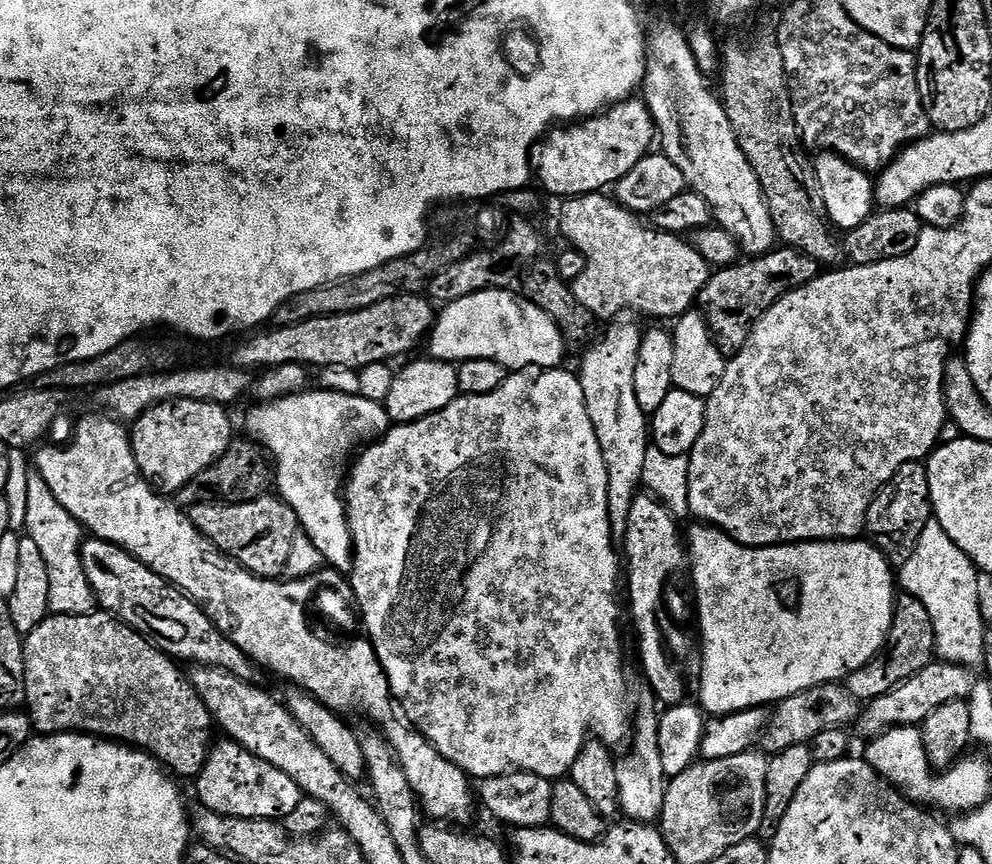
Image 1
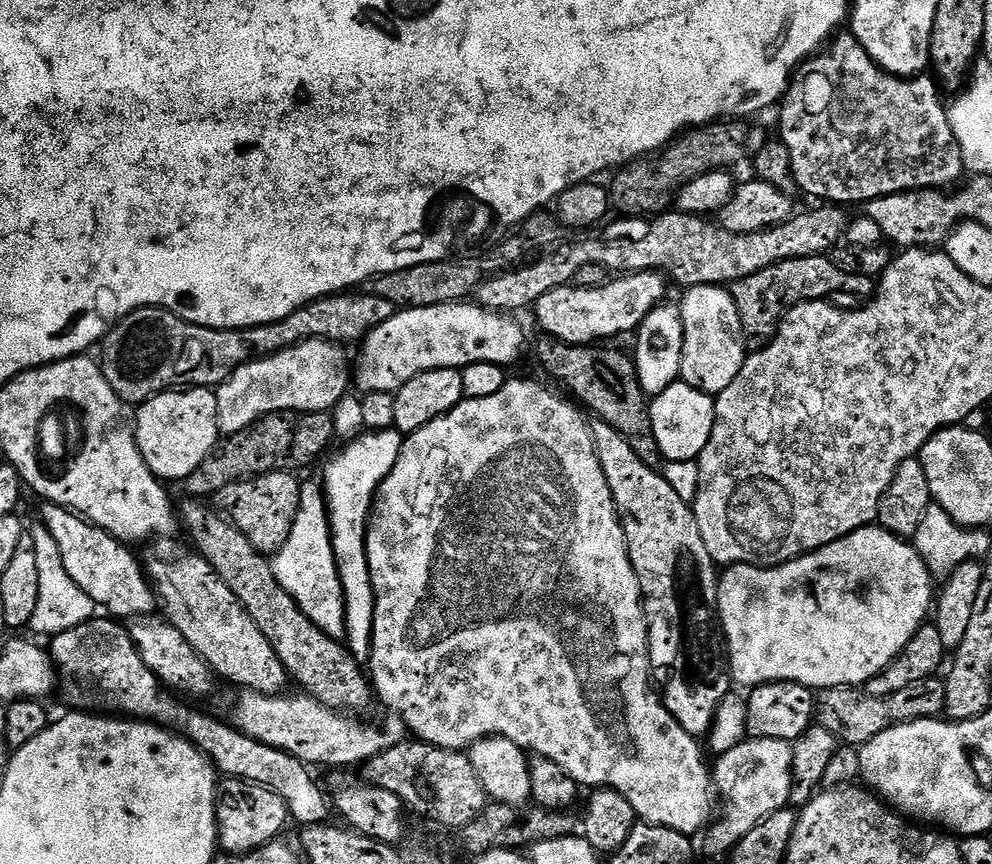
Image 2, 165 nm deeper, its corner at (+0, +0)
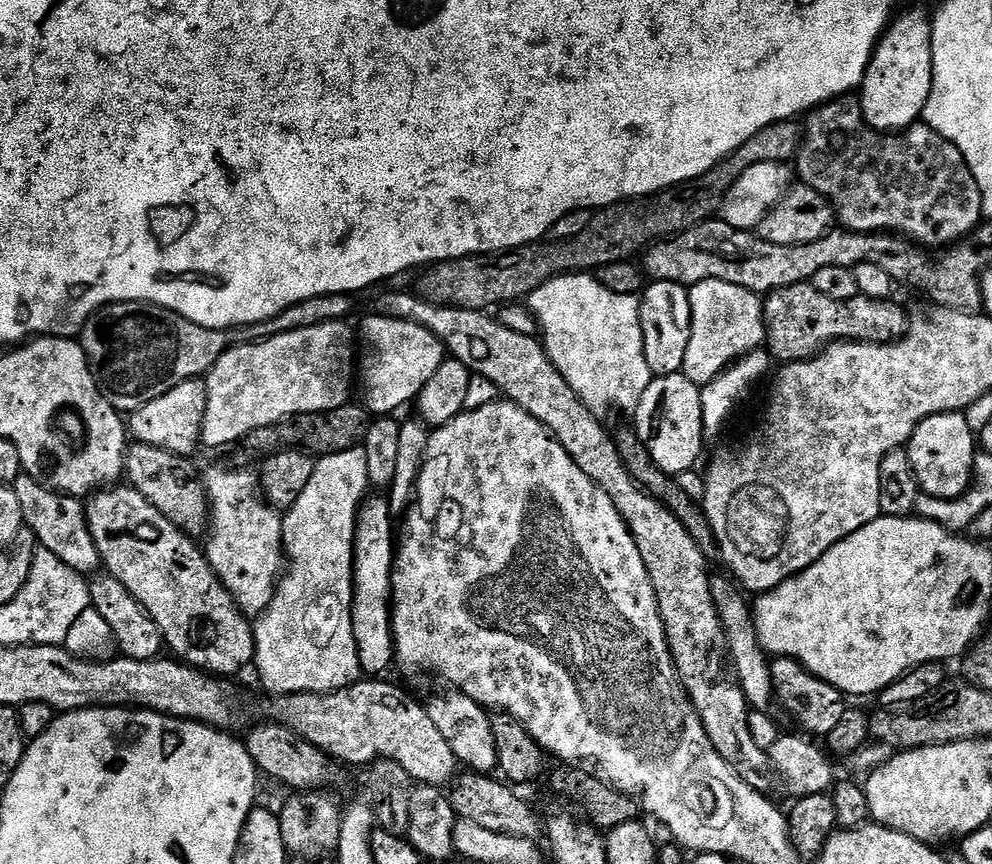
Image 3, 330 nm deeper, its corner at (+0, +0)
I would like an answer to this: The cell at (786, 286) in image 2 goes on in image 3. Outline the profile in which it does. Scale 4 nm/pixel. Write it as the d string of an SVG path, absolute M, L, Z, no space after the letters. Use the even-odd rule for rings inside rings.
M811 282L779 288L763 297L767 351L784 364L793 364L810 360L837 342L891 344L901 340L910 327L910 316L894 301L892 298L873 300L863 295L849 300L826 298Z

